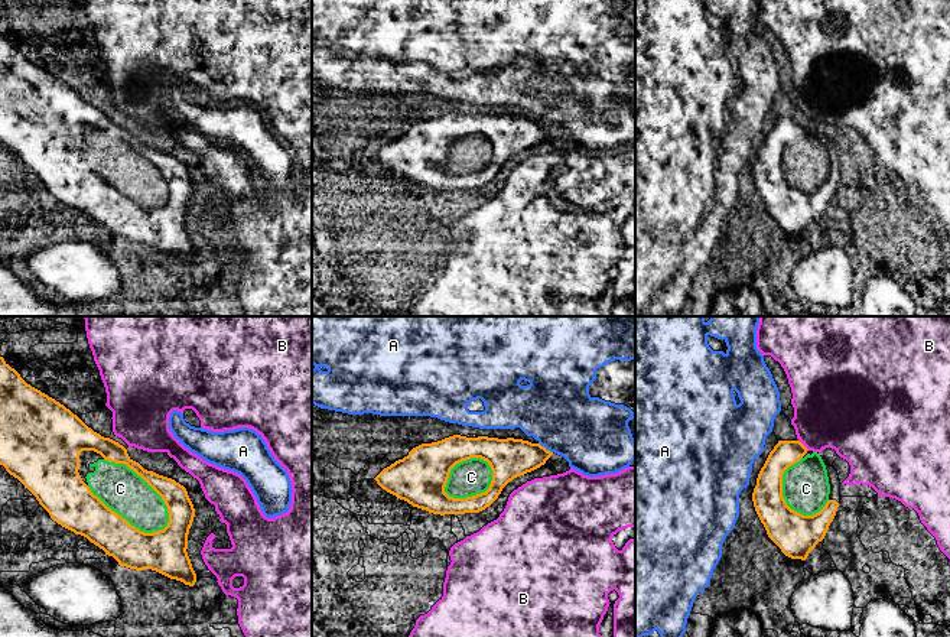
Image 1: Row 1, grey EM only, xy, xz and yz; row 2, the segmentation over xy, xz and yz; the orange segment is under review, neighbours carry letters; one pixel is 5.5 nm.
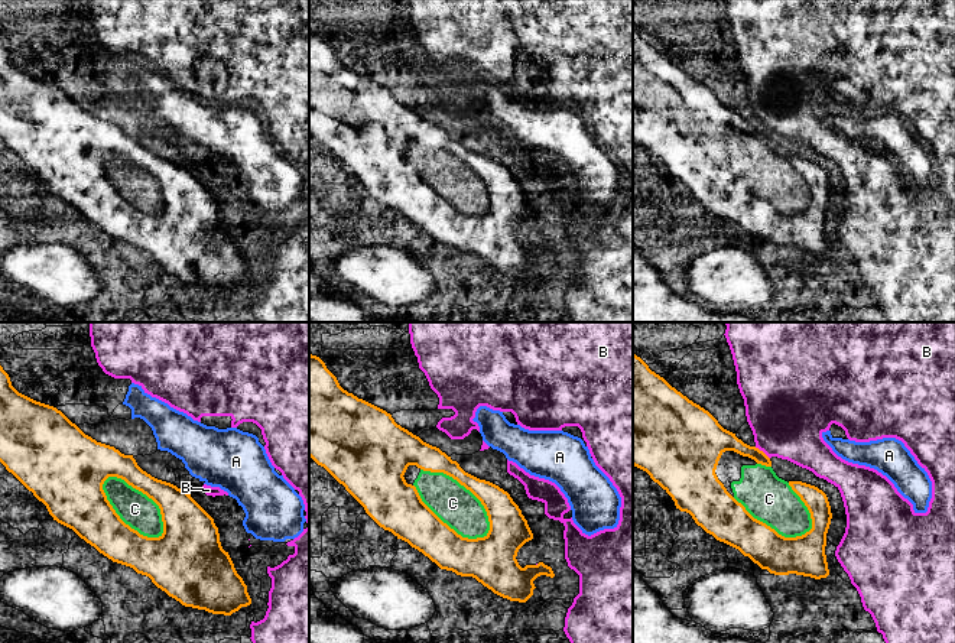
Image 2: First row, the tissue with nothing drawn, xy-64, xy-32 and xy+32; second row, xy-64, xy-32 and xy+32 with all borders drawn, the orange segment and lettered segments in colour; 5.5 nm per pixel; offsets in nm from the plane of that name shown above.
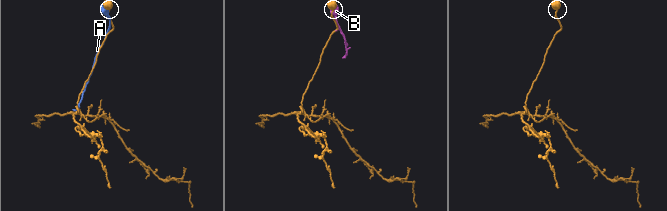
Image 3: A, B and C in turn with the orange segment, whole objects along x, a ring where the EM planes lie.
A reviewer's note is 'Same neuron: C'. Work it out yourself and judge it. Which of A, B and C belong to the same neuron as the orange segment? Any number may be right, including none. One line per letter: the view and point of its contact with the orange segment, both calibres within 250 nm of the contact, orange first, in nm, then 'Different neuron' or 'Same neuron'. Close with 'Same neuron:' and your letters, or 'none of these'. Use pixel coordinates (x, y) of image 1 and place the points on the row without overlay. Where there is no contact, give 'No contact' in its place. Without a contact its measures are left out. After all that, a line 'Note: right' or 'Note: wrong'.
A: Touches orange at xz (545, 124). Thickness 220 nm (orange) against 400 nm. Different neuron
B: Touches orange at yz (803, 122). Thickness 140 nm (orange) against 420 nm. Different neuron
C: Touches orange at xy (149, 161). Thickness 150 nm (orange) against 240 nm. Same neuron
Same neuron: C
Note: right

